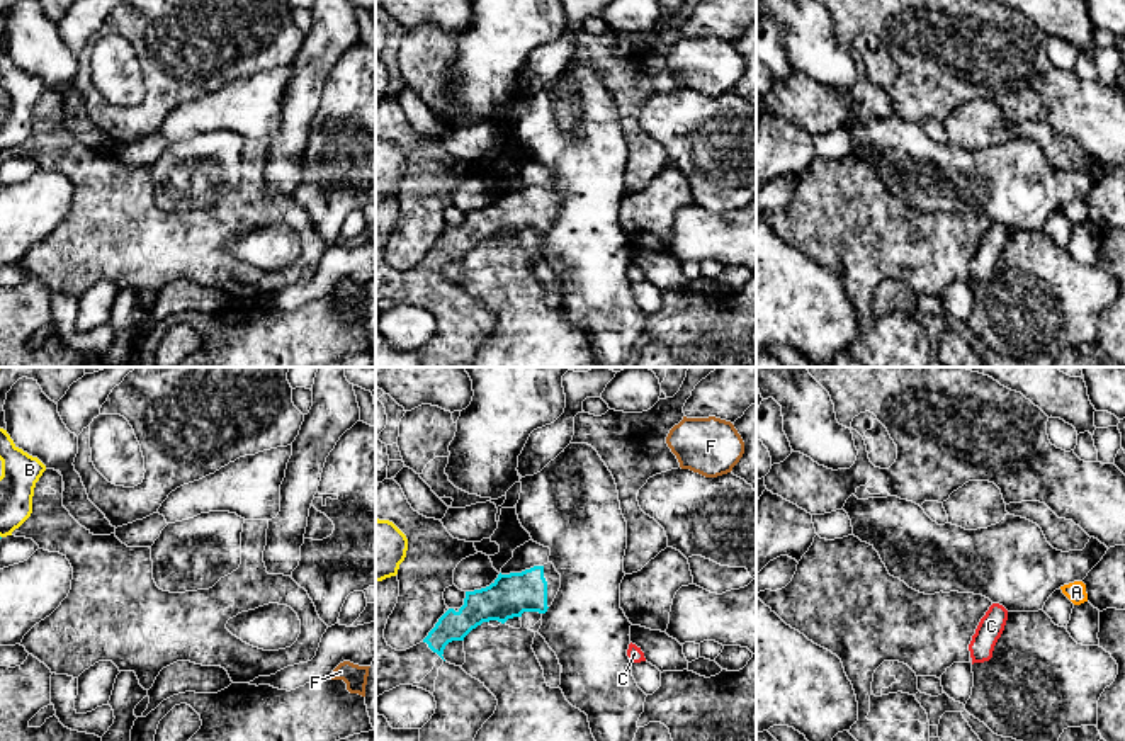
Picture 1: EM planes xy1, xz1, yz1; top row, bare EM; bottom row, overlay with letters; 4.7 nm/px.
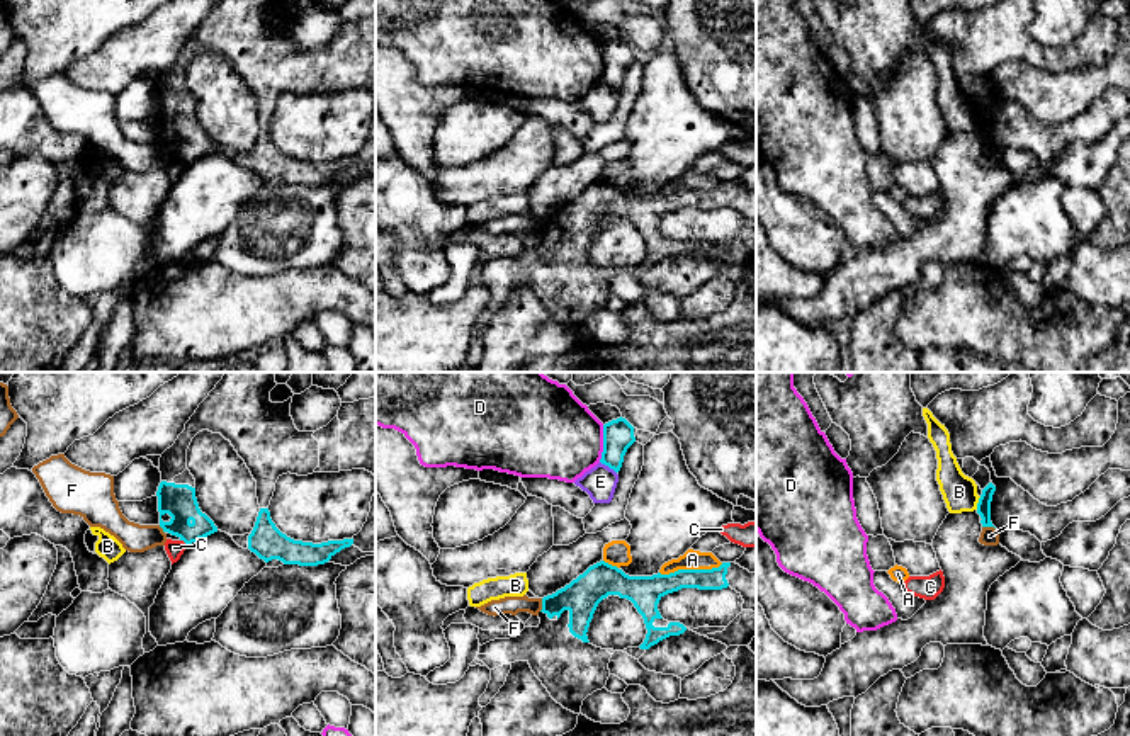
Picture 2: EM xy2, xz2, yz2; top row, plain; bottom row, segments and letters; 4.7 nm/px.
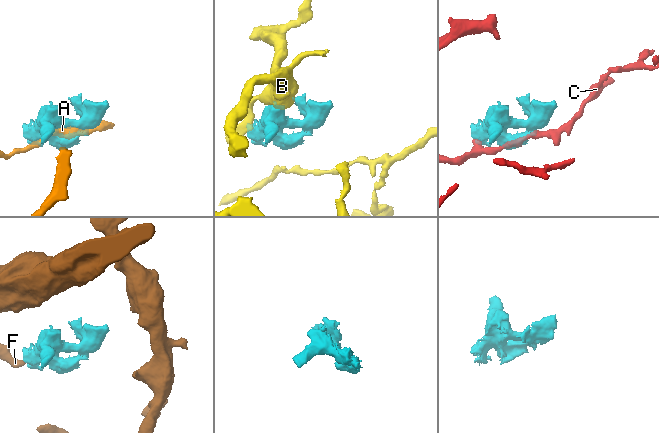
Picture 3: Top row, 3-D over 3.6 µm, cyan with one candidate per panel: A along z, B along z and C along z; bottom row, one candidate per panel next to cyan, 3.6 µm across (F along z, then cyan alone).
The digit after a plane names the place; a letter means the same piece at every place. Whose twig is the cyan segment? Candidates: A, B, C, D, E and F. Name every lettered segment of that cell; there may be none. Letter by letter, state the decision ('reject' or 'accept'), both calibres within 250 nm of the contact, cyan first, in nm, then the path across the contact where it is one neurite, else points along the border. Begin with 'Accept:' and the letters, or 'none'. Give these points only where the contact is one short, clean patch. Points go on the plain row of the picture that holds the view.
Accept: none
A: reject | 160/100 nm
B: reject | 60/160 nm
C: reject | 160/80 nm | along xy2 (180, 158), (186, 164)
D: reject | 140/400 nm | along xz2 (604, 45), (604, 70), (598, 80)
E: reject | 140/160 nm | along xz2 (600, 80), (615, 92)
F: reject | 170/80 nm | along xz2 (542, 218), (539, 230)

